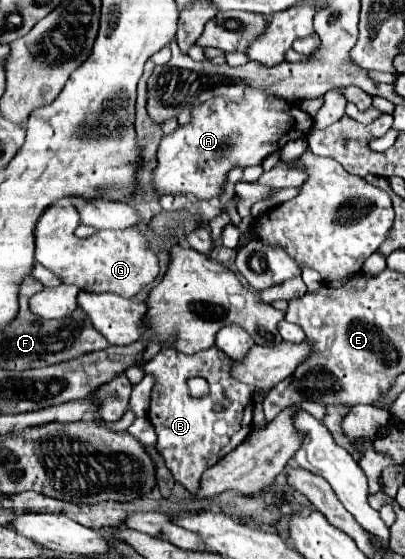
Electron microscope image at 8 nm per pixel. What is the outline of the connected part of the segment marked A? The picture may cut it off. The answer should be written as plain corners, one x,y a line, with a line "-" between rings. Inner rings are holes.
245,88
243,100
223,100
211,98
201,106
191,110
191,120
185,126
177,126
175,132
165,134
157,152
159,164
153,174
153,188
159,194
195,194
201,200
219,198
227,182
229,172
239,166
259,166
269,154
281,150
289,140
301,140
311,132
313,118
299,108
299,104
289,104
279,96
269,96
269,92
259,92
255,88

